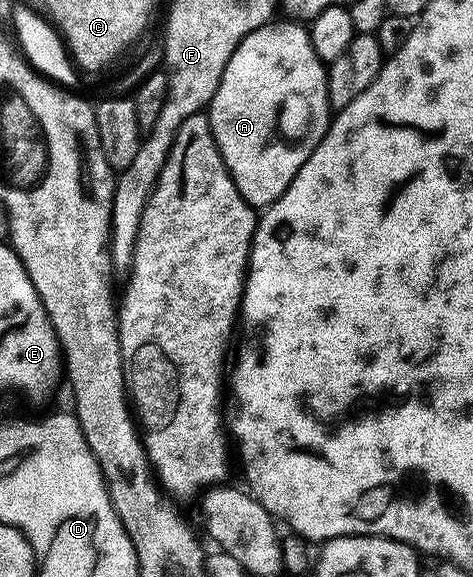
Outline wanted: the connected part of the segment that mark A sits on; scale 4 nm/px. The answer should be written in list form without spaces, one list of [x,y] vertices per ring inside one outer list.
[[[299,22],[275,23],[263,24],[237,45],[209,103],[211,133],[221,158],[239,193],[259,210],[266,209],[285,194],[297,170],[305,166],[309,154],[313,154],[321,142],[333,116],[333,109],[327,102],[327,68],[313,50],[310,31]]]

